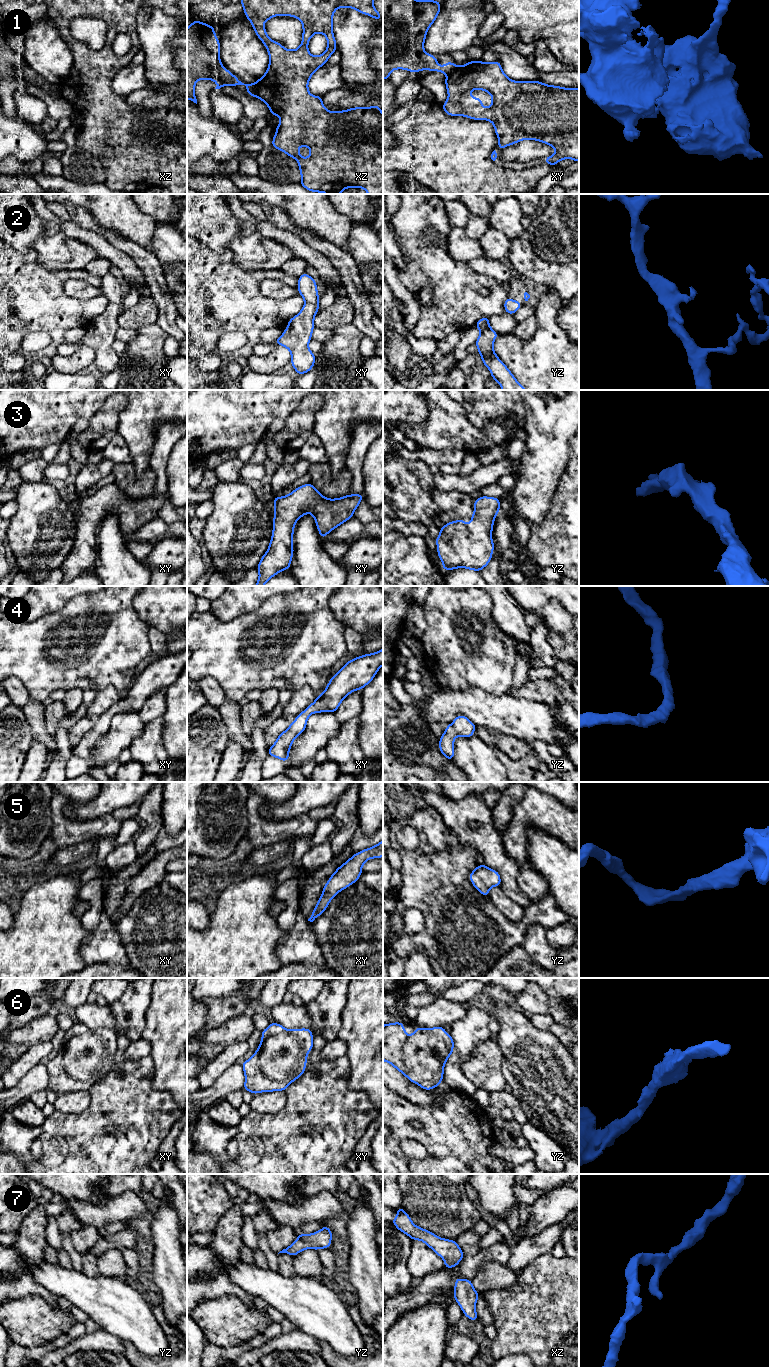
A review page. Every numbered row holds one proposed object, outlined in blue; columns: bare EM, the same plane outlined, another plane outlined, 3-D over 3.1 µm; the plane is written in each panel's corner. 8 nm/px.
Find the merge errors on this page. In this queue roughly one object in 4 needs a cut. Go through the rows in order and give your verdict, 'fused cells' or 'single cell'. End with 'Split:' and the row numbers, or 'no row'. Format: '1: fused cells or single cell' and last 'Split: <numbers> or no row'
1: fused cells
2: single cell
3: single cell
4: single cell
5: single cell
6: single cell
7: single cell
Split: 1

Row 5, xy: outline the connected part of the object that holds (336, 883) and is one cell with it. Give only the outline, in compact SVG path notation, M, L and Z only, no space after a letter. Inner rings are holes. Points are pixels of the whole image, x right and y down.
M383 840L373 847L357 852L338 867L323 887L323 893L308 921L313 922L327 909L332 898L340 891L357 882L362 874L363 864L367 860L380 857L383 857Z

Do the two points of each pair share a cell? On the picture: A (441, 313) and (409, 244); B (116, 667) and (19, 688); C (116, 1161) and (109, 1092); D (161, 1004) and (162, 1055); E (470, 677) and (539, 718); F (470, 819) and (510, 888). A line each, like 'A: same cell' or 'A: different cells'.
A: same cell
B: different cells
C: same cell
D: same cell
E: different cells
F: same cell

